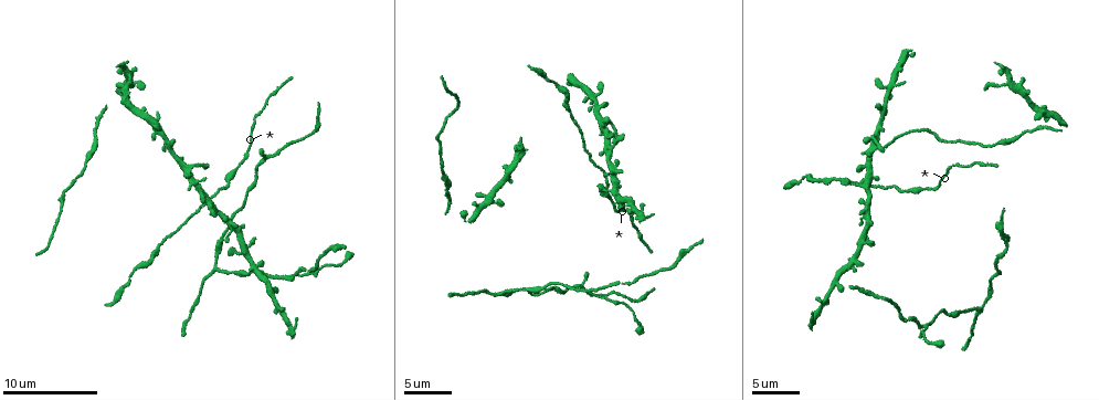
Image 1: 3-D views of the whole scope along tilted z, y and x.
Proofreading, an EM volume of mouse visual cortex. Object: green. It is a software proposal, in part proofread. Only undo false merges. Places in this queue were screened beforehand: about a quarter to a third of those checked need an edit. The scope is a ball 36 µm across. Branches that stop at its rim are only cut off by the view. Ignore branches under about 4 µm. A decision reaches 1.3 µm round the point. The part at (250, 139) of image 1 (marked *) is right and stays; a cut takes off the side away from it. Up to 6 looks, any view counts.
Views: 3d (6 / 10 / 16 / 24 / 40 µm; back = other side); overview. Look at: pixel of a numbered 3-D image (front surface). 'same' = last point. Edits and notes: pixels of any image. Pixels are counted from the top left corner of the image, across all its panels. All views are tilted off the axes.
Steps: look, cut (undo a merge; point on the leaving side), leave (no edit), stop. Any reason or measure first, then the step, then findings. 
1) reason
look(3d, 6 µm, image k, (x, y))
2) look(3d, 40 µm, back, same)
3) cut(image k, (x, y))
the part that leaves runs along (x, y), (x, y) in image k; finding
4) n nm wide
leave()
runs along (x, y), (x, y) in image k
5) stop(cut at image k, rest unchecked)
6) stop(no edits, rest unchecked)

side arm on a straight run
look(3d, 16 µm, image 1, (881, 186))

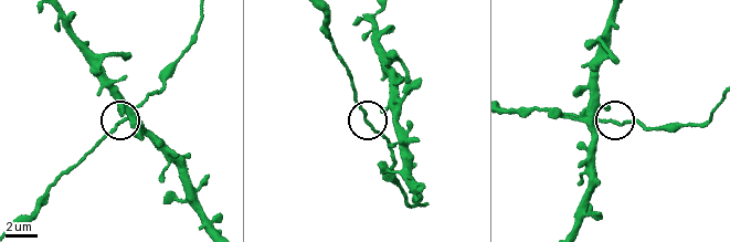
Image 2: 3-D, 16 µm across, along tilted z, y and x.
3 arms
leave()
runs along (717, 108), (698, 123), (651, 127), (615, 120), (595, 100) in image 2; continuous, no second neuron

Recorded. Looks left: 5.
branch point
look(3d, 16 µm, image 1, (215, 271))

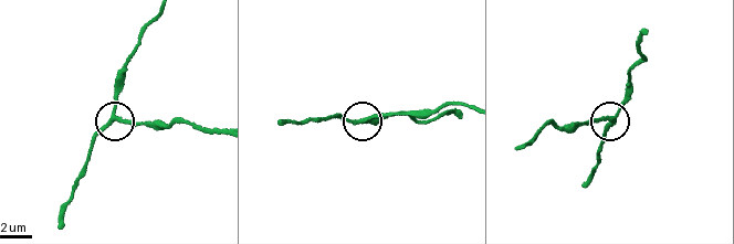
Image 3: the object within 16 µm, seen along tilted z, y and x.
look(3d, 16 µm, back, image 3, (365, 120))

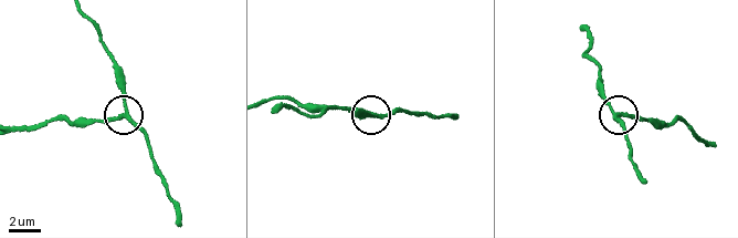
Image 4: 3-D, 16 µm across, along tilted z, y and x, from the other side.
3 arms
leave()
continuous, no second neuron

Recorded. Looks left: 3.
two arms in line, one across
look(3d, 10 µm, image 1, (590, 290))

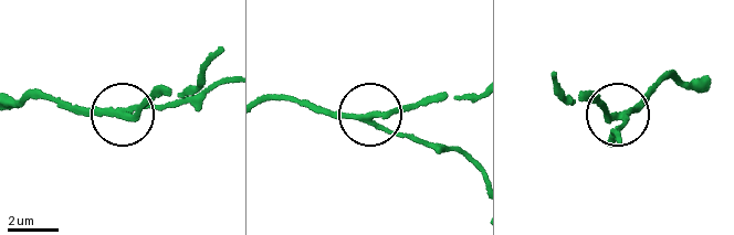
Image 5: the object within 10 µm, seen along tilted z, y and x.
220 nm wide
leave()
runs along (698, 91), (662, 81), (620, 115), (612, 142) in image 5; all the same neuron

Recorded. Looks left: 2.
stop(no edits, rest unchecked)

